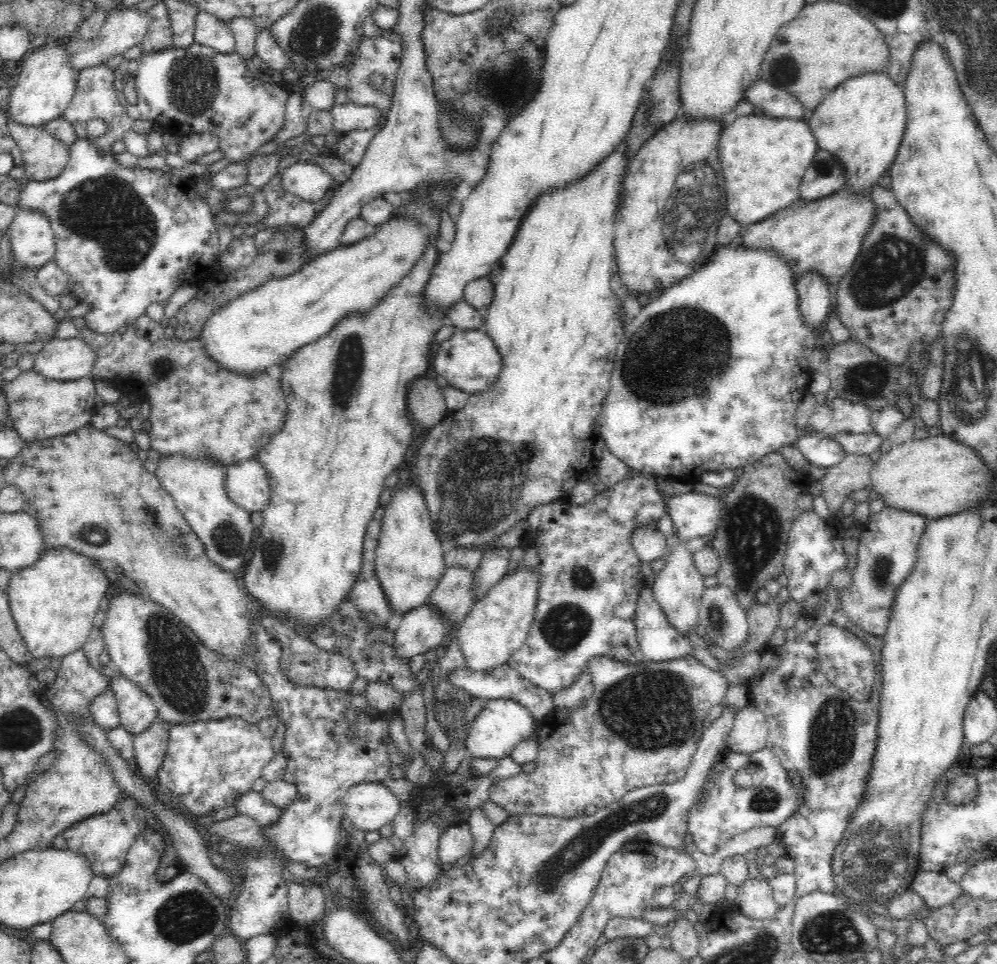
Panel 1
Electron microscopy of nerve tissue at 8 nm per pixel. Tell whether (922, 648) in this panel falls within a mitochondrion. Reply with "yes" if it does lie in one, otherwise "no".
no

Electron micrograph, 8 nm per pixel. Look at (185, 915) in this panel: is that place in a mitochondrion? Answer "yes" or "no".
yes

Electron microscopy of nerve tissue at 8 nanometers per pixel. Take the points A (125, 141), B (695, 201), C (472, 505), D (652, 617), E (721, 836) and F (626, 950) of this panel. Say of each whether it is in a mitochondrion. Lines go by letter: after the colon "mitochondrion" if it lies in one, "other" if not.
A: other
B: mitochondrion
C: mitochondrion
D: other
E: other
F: mitochondrion

